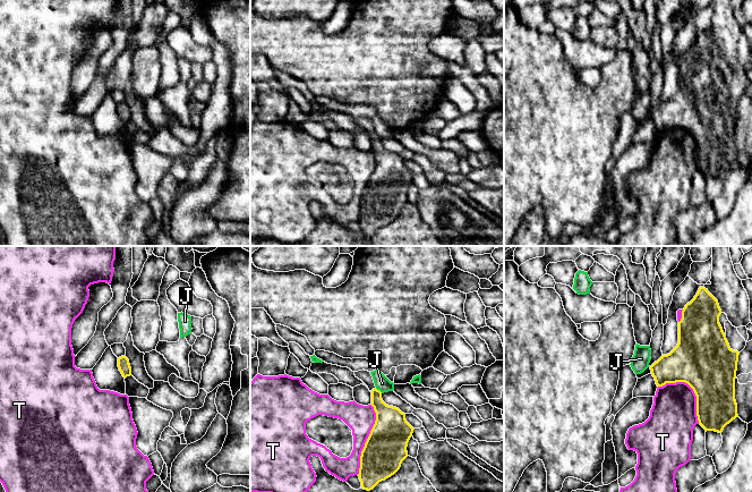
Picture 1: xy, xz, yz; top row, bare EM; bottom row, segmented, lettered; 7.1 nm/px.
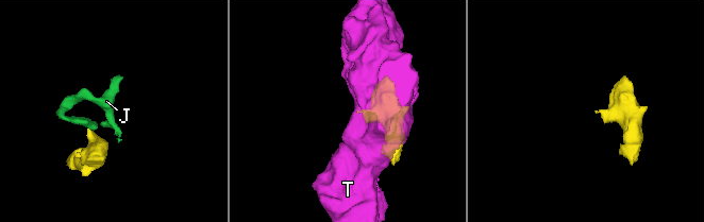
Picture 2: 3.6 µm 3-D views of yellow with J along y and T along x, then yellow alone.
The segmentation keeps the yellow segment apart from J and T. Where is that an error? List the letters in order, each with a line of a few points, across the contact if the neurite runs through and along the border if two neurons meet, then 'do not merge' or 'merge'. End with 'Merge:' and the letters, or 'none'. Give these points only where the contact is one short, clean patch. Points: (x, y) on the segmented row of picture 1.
J: line xz (375, 388), (382, 392); do not merge
T: do not merge
Merge: none

